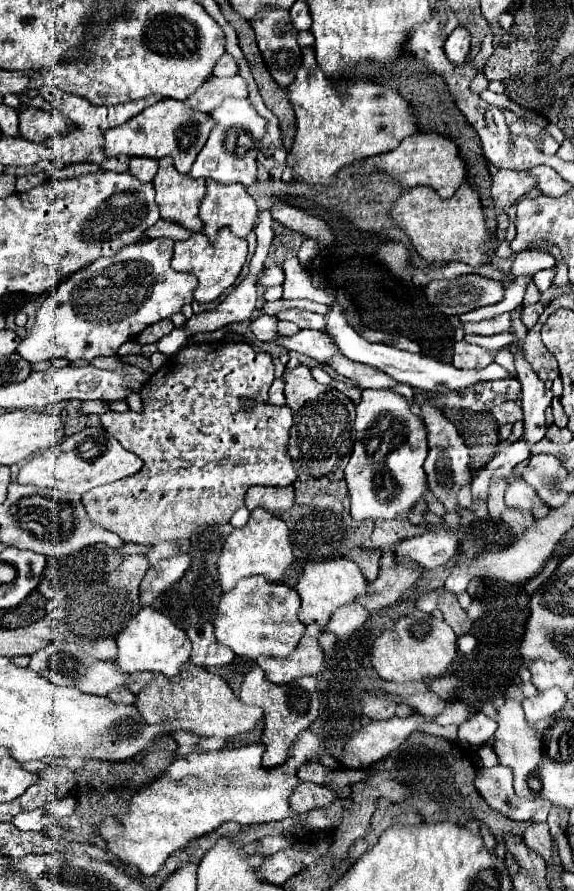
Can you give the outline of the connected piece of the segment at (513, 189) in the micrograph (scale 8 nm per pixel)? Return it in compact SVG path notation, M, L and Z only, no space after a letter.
M498 170L492 176L492 198L496 204L500 230L508 228L506 210L534 186L536 186L534 176L530 176L526 170Z

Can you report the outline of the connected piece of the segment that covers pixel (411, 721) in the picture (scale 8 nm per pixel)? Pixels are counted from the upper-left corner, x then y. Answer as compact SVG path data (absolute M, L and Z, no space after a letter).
M412 714L406 718L372 720L360 732L356 732L344 746L344 768L368 768L374 762L396 750L426 718L422 714Z

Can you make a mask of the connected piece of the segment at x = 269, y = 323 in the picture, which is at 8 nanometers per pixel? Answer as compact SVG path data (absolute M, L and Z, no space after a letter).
M260 314L260 316L250 324L250 330L254 332L254 336L256 336L260 342L268 342L268 340L280 338L280 334L276 332L276 322L278 322L278 318L268 316L268 314Z

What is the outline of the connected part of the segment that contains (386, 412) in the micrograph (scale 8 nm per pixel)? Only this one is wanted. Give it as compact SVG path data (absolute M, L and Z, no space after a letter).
M362 390L362 402L356 406L356 444L346 466L346 482L352 500L354 520L398 518L426 492L426 472L422 468L428 444L426 426L412 410L408 400L390 390Z

